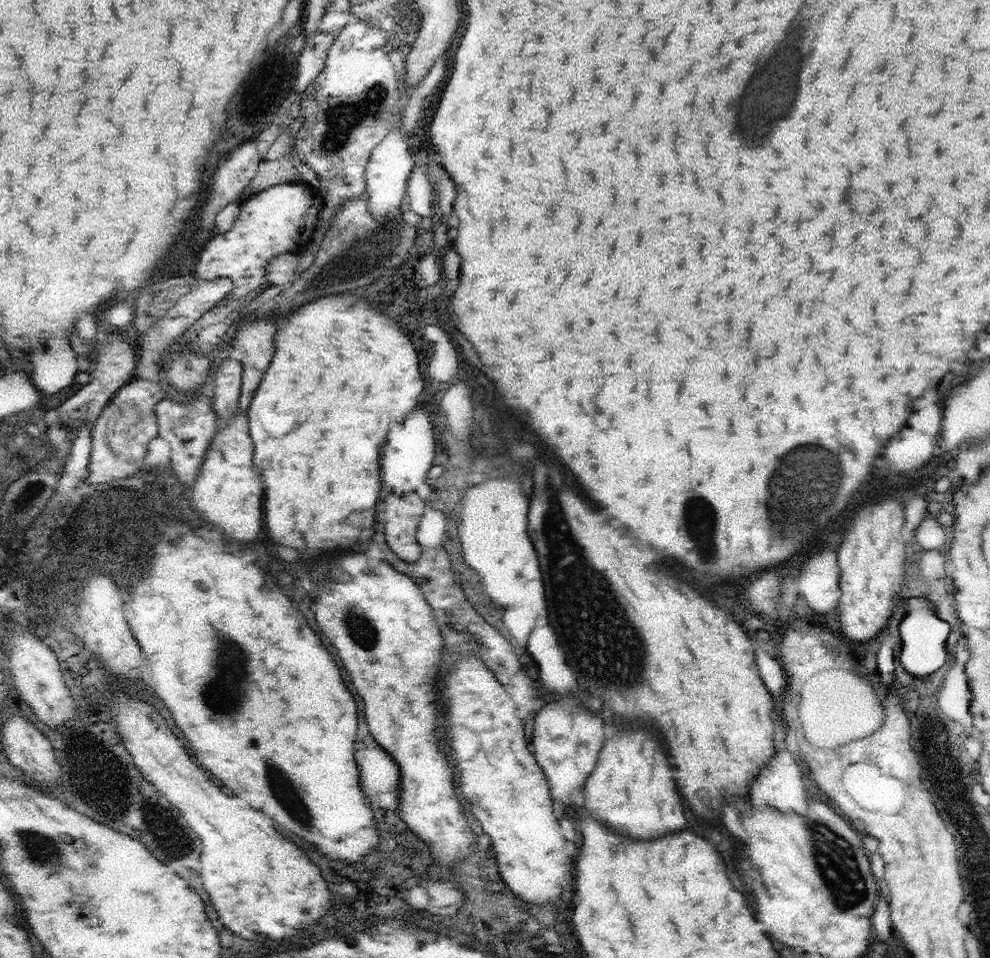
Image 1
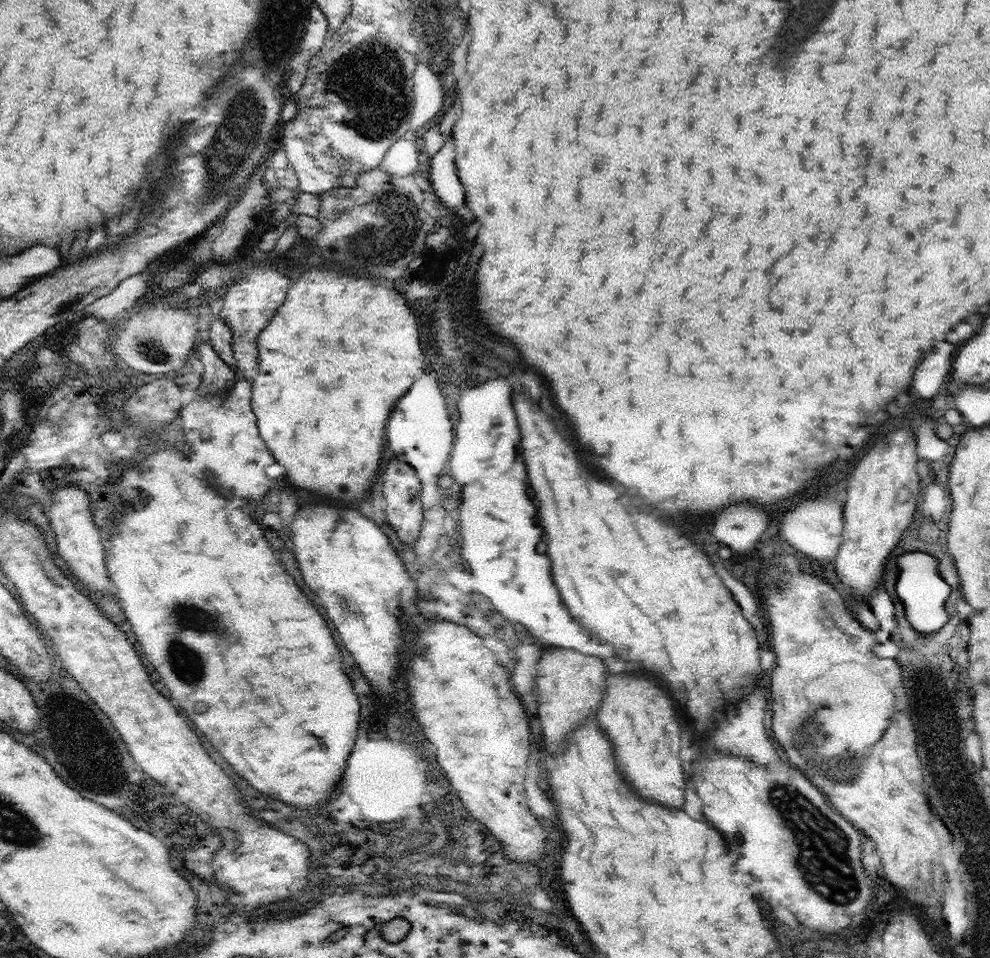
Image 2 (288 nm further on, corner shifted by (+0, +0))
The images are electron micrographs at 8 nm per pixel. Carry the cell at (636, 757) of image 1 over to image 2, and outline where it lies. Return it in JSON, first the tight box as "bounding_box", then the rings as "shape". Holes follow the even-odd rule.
{"bounding_box":[597,674,685,808],"shape":[[[609,674],[605,694],[597,710],[601,730],[613,742],[617,770],[645,800],[667,808],[683,806],[685,778],[679,766],[679,724],[673,700],[647,676]]]}

